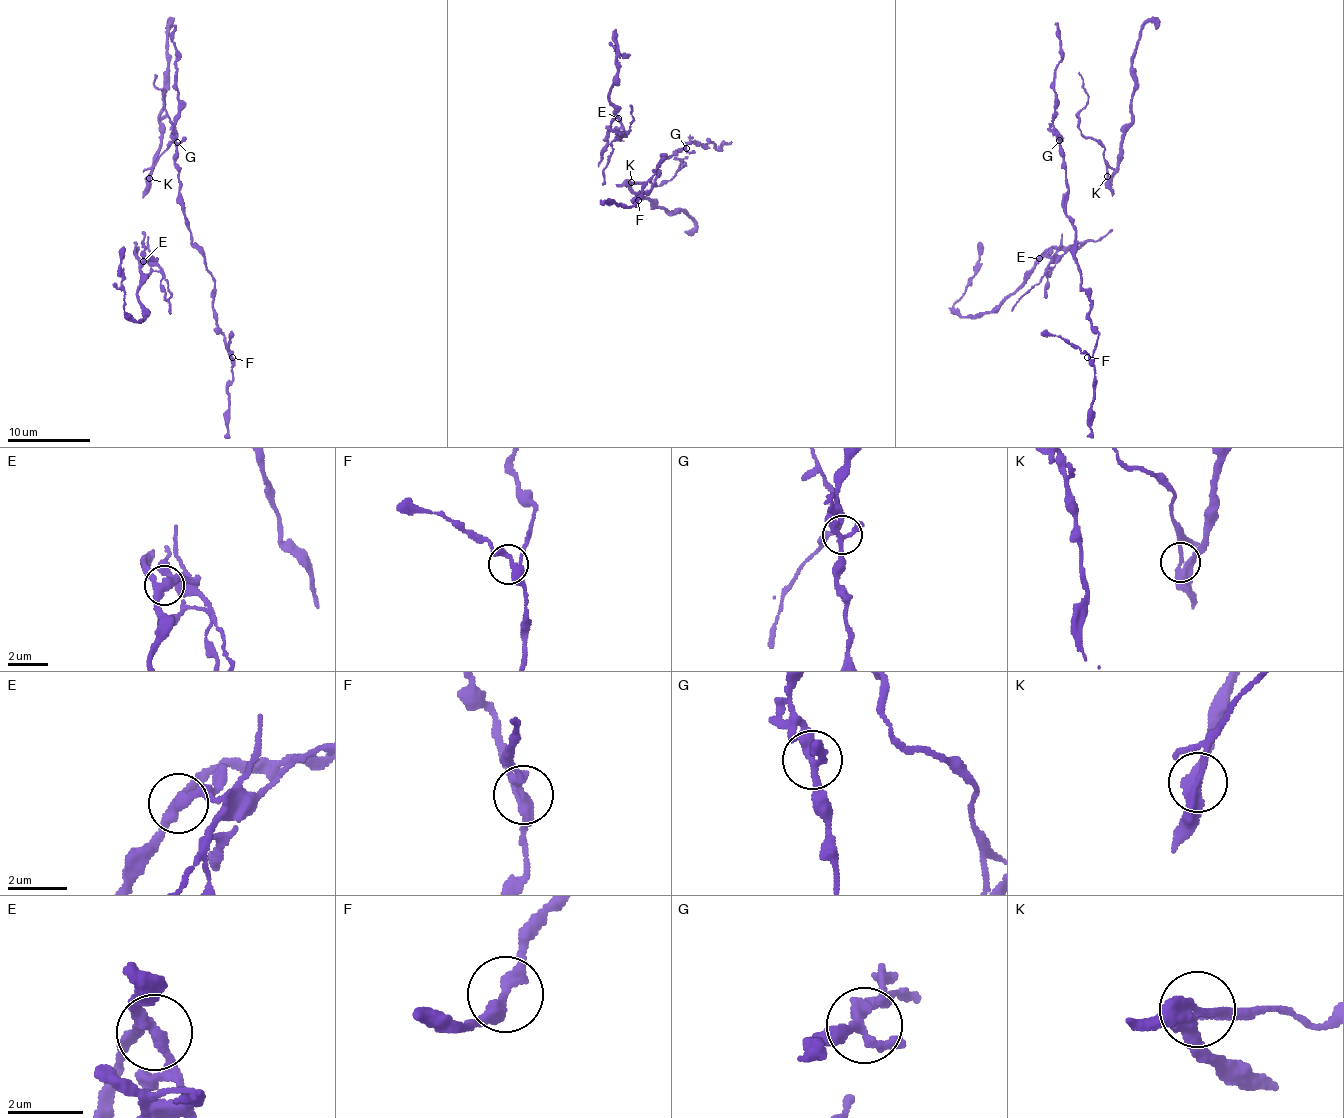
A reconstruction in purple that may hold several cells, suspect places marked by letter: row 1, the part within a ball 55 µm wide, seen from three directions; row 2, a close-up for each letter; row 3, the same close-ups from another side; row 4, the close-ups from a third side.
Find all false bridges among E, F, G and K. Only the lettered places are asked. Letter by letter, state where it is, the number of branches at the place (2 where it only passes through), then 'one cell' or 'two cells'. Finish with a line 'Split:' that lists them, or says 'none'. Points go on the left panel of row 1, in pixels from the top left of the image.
E: place (143, 261); branches 3; two cells
F: place (232, 357); branches 3; one cell
G: place (177, 142); branches 3; one cell
K: place (149, 178); branches 3; two cells
Split: E, K

